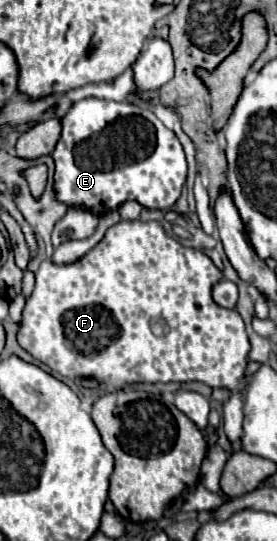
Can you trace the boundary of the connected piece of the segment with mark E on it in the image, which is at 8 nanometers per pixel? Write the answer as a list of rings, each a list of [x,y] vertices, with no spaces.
[[[83,98],[71,106],[71,110],[61,118],[61,124],[63,132],[53,152],[55,192],[57,200],[65,202],[67,206],[81,206],[101,216],[109,210],[119,208],[127,200],[137,200],[141,206],[151,210],[169,210],[181,196],[181,188],[187,178],[183,148],[177,136],[151,110],[139,108],[137,104],[129,102]]]

